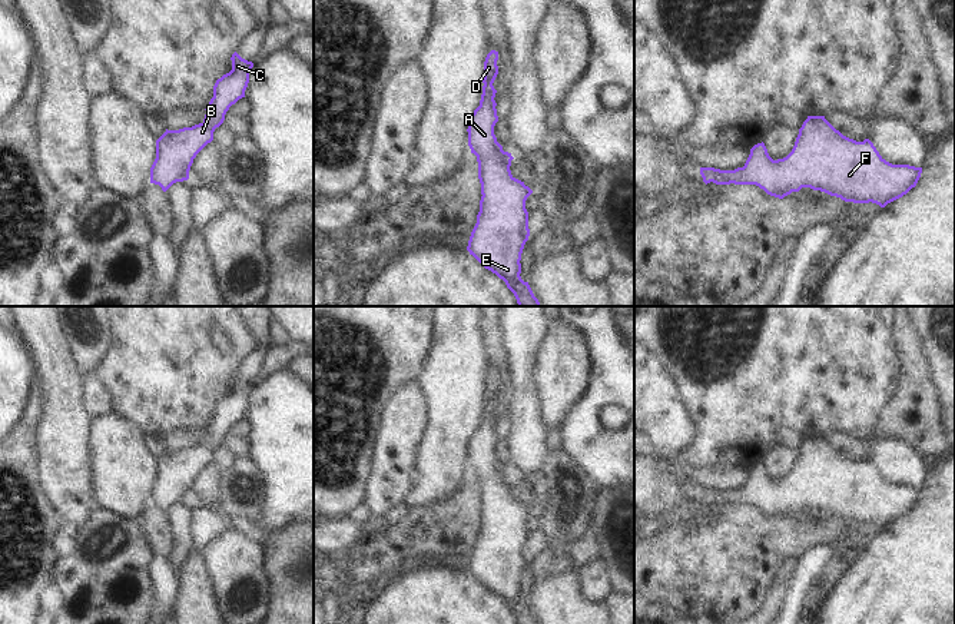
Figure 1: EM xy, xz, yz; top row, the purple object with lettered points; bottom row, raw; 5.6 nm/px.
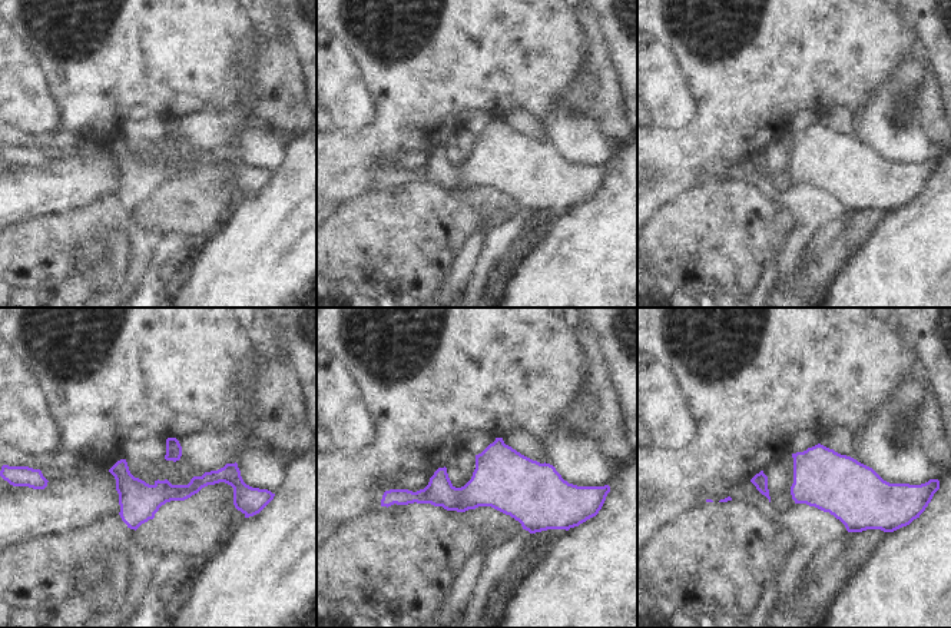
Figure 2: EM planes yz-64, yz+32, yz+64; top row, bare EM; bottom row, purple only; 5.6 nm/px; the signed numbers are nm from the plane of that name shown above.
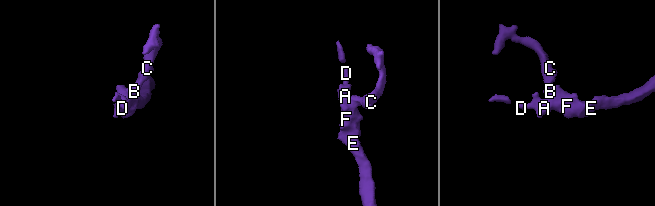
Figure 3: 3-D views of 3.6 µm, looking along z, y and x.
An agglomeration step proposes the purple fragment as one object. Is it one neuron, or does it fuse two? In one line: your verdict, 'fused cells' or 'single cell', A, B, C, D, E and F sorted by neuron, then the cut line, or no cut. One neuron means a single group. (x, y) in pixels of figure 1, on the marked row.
single cell | A B C D E F | no cut

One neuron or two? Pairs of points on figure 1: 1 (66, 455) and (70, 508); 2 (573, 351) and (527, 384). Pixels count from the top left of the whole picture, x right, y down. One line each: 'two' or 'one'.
1: one
2: two

